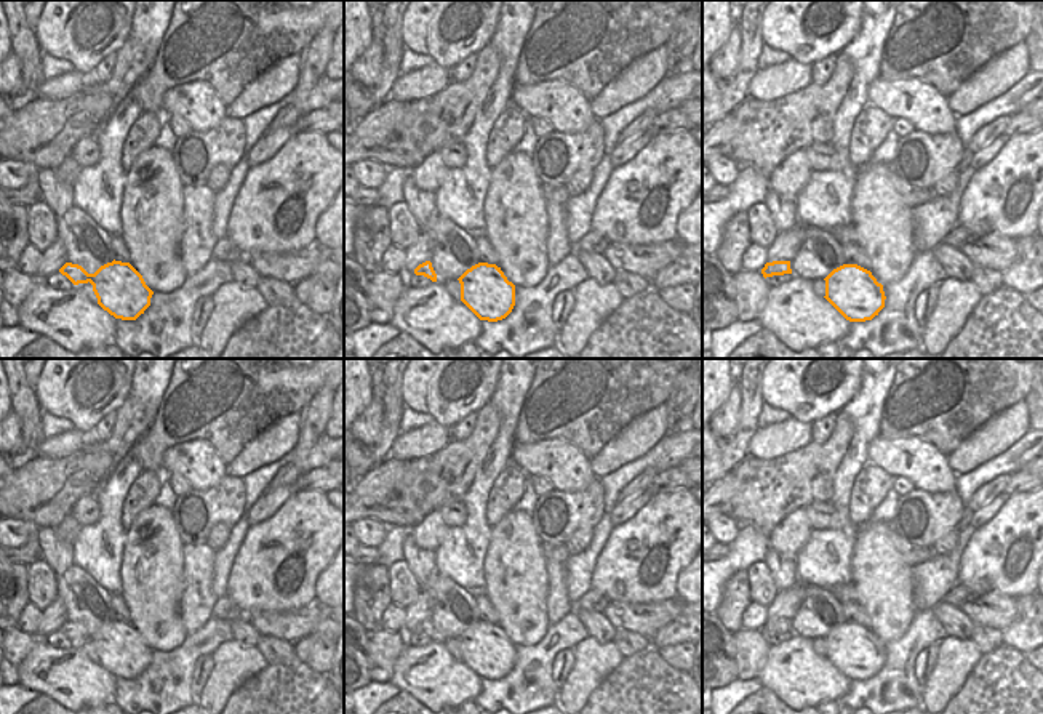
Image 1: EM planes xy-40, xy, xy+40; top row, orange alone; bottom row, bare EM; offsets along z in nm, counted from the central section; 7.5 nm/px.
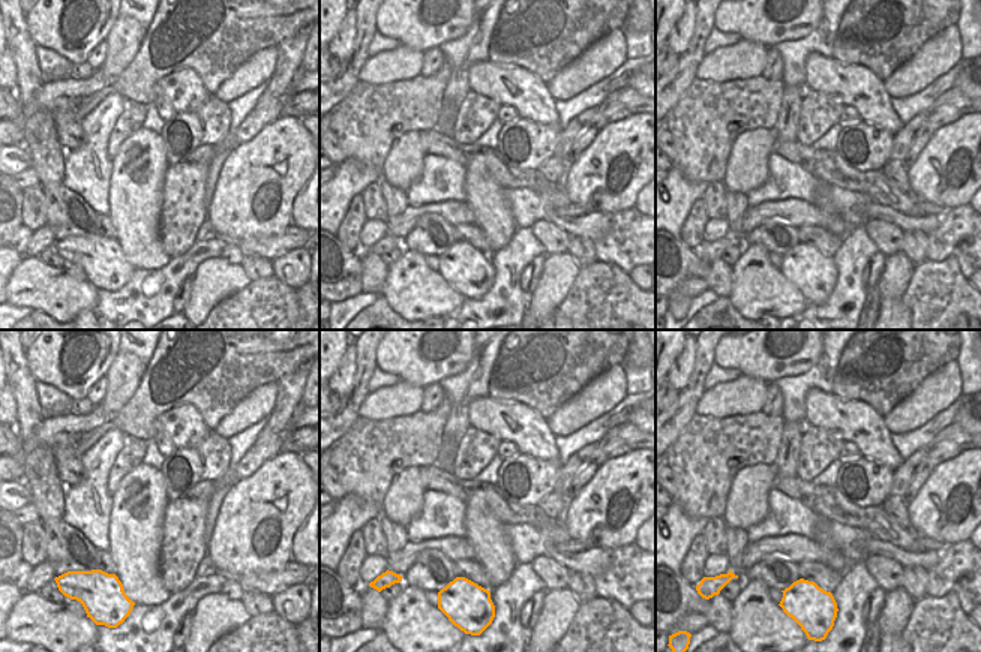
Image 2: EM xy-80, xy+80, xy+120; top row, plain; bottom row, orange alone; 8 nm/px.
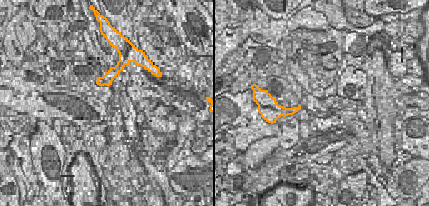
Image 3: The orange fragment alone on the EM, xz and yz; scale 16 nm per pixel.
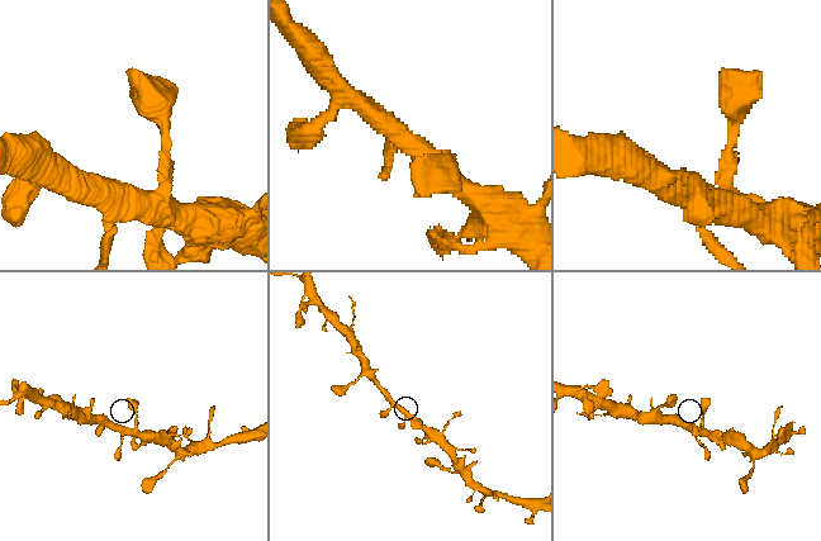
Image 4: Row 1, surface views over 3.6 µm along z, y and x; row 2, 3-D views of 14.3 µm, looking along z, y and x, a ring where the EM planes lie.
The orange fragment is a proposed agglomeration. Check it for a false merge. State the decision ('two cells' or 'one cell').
one cell

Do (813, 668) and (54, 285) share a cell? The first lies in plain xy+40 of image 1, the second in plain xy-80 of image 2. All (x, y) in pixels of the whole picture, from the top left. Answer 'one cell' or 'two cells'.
one cell

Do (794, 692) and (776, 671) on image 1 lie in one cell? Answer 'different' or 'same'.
same

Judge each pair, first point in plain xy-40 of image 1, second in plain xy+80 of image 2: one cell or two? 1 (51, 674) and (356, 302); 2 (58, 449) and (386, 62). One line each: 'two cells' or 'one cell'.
1: two cells
2: one cell

